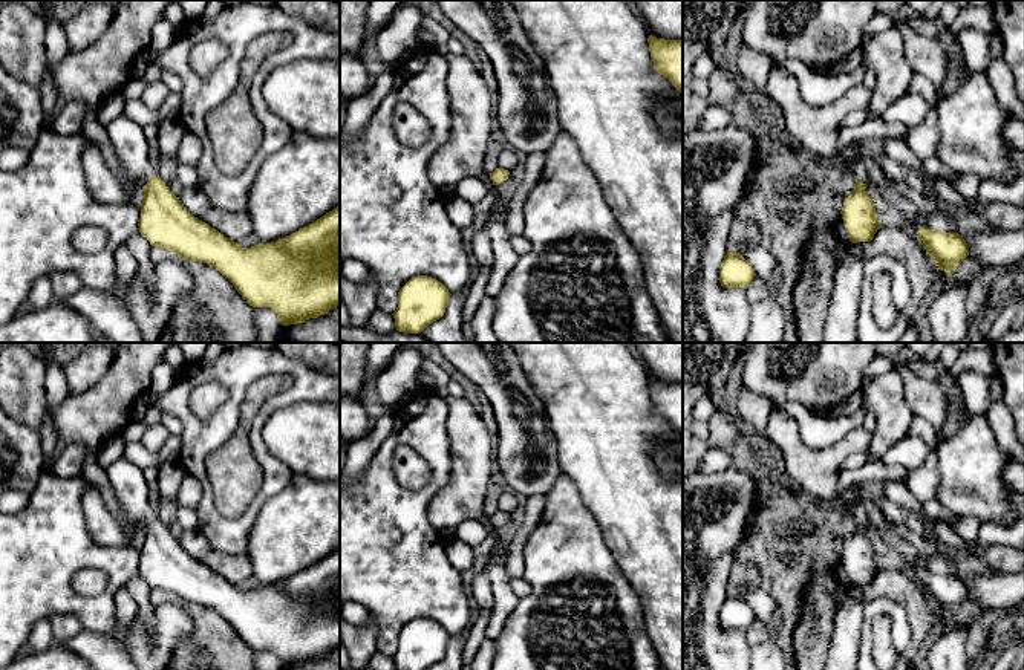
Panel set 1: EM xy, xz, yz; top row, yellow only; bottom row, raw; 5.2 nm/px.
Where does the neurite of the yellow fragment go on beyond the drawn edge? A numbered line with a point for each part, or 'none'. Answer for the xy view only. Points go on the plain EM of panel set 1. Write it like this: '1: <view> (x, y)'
1: xy (129, 485)

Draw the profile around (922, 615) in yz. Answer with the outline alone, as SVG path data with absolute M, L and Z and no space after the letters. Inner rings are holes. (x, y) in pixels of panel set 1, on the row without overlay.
M888 568L877 572L874 581L863 590L862 598L863 603L891 598L902 607L912 633L905 655L909 662L912 662L931 630L943 627L949 621L947 615L934 606L918 581L897 569Z

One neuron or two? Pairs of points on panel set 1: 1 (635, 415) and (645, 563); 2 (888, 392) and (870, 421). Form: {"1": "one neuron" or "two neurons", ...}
{"1": "one neuron", "2": "two neurons"}

